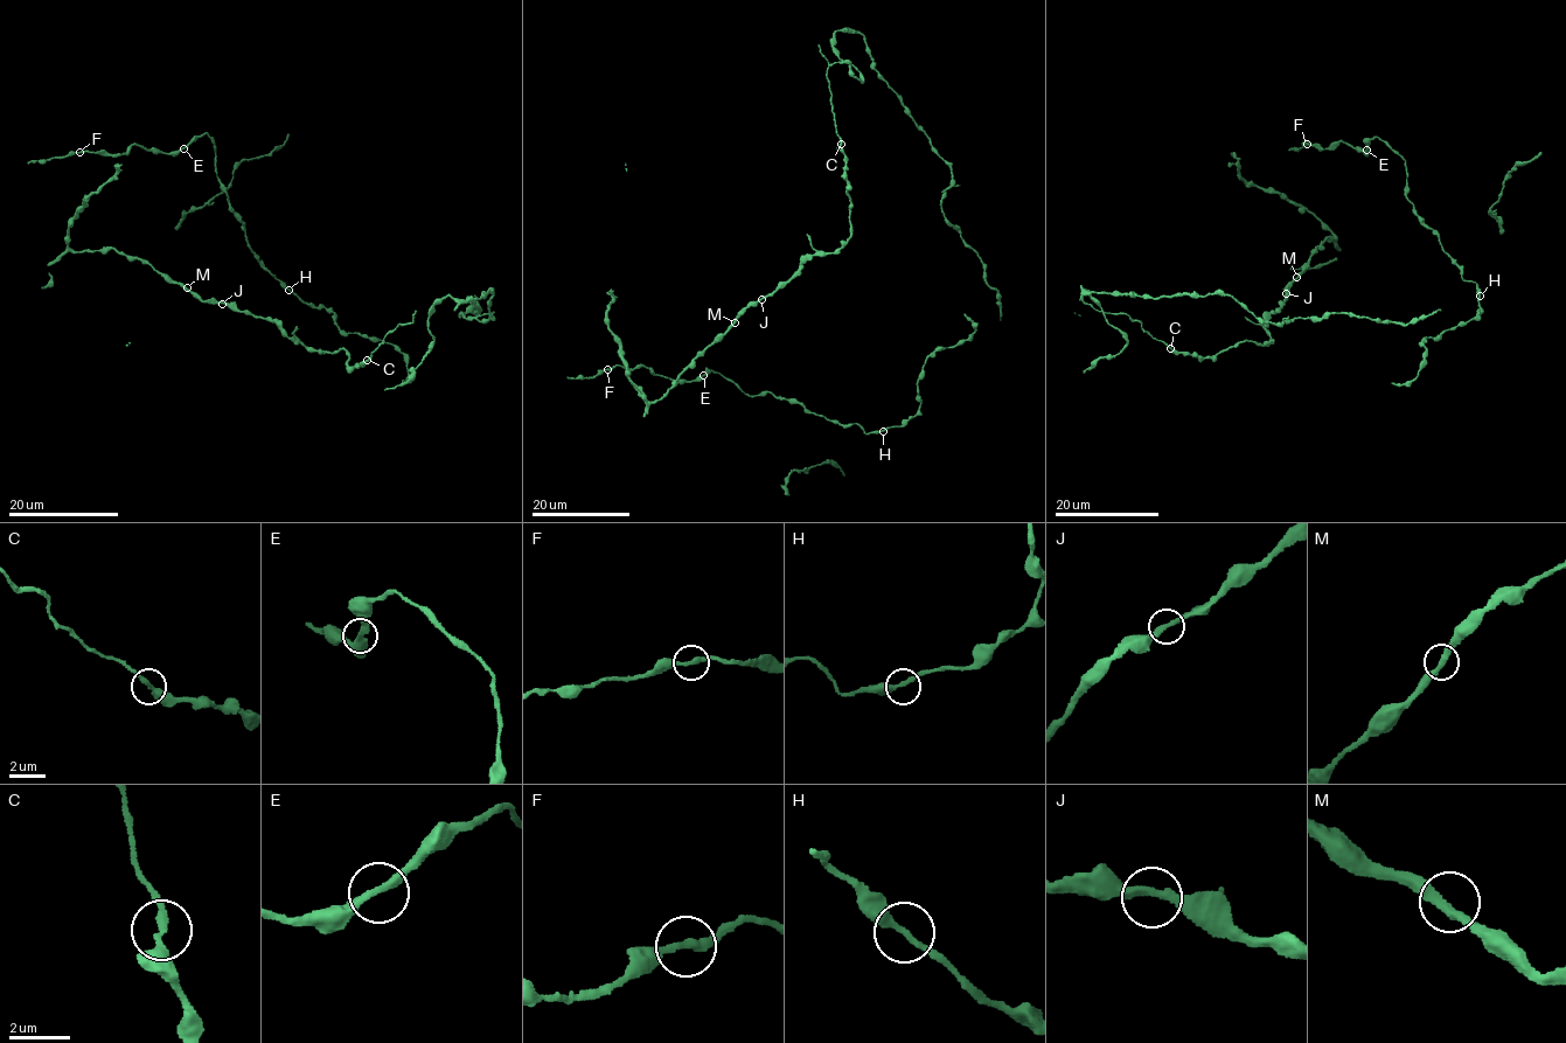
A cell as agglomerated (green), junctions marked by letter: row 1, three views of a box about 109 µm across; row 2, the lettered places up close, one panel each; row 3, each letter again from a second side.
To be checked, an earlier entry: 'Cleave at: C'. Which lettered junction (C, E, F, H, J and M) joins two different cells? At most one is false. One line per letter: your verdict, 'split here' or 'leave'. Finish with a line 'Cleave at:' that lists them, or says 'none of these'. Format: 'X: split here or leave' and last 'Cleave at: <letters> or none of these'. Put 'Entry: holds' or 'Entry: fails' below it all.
C: split here
E: leave
F: leave
H: leave
J: leave
M: leave
Cleave at: C
Entry: holds

